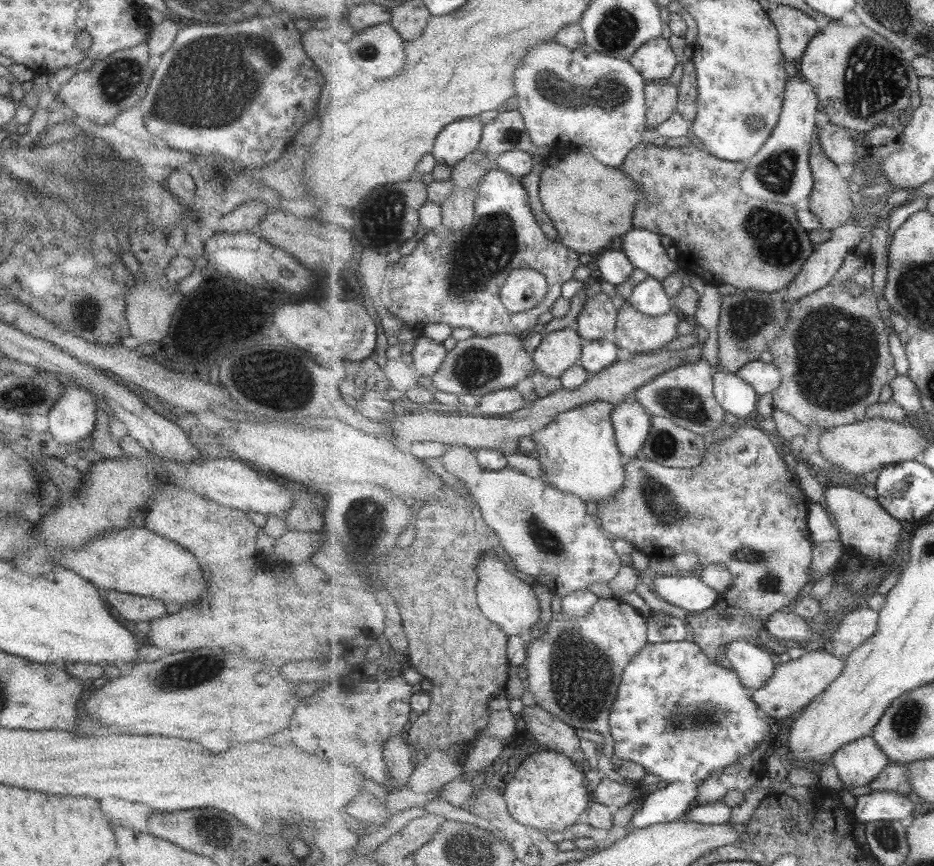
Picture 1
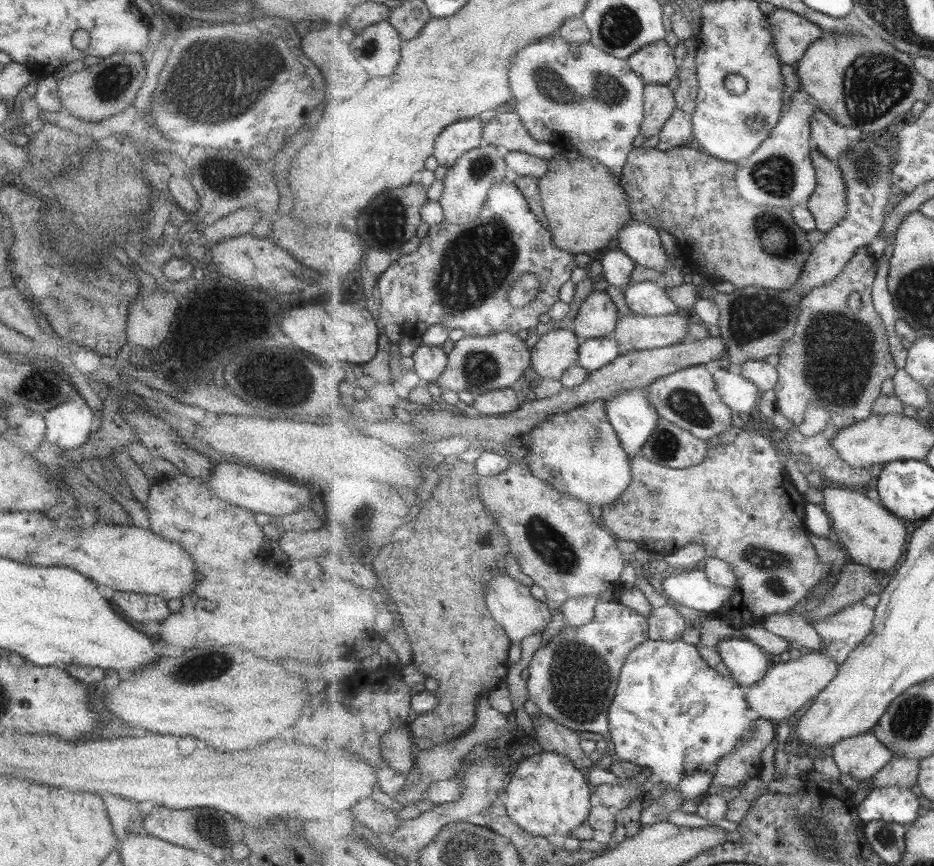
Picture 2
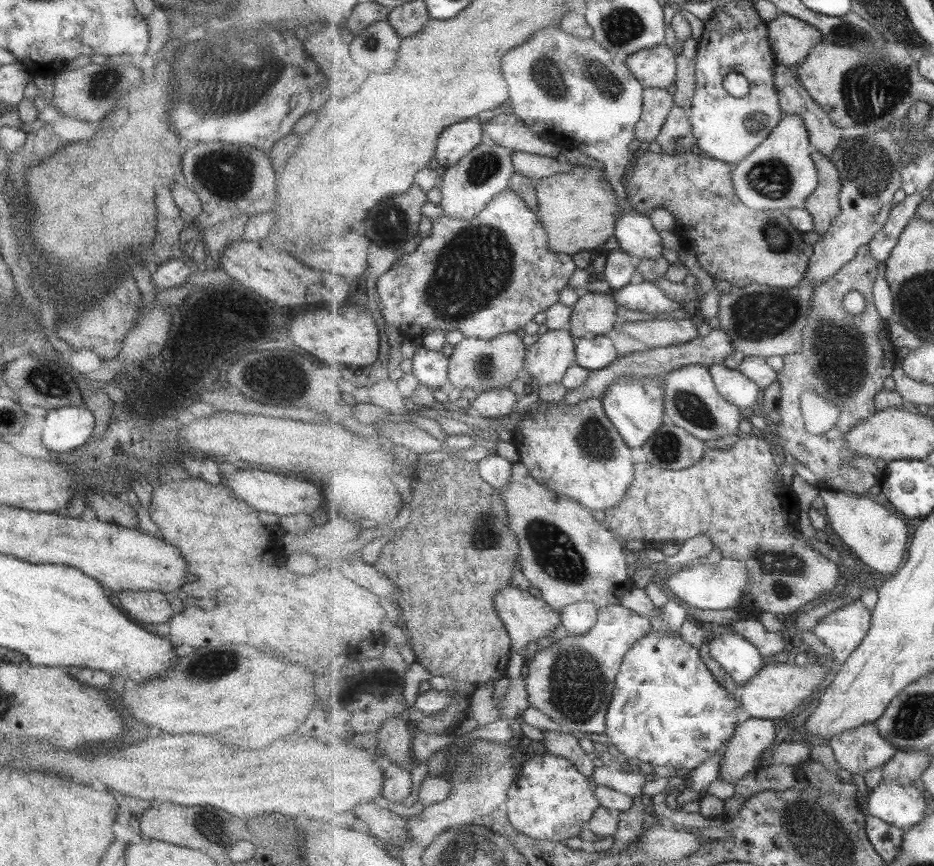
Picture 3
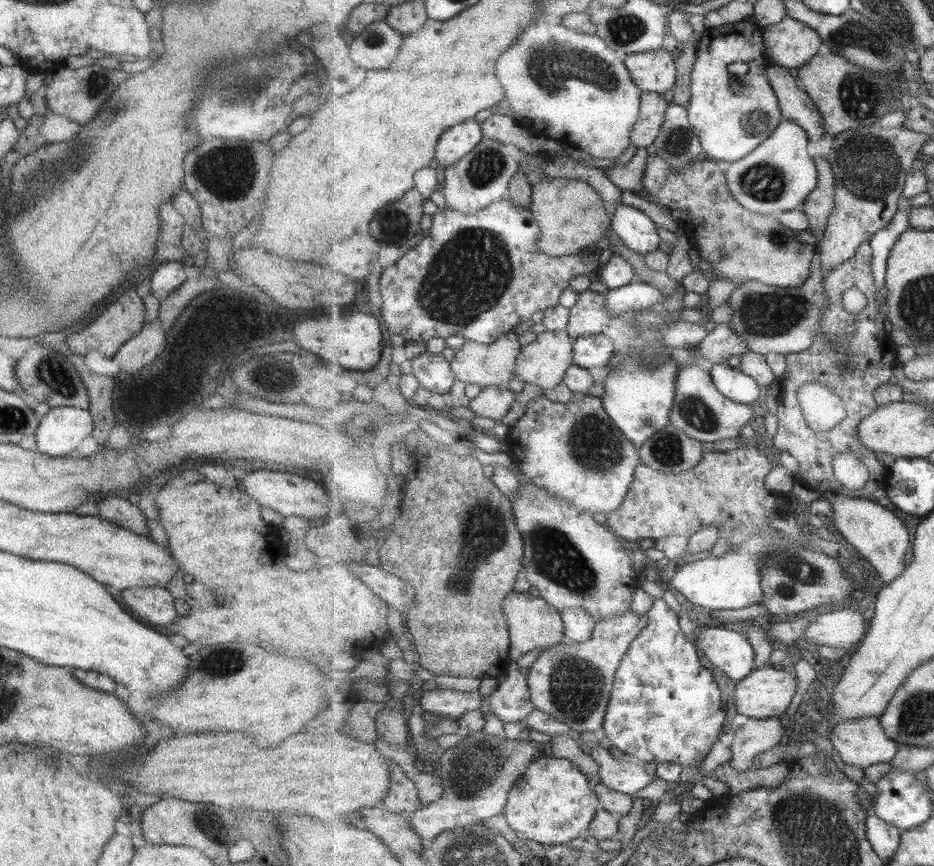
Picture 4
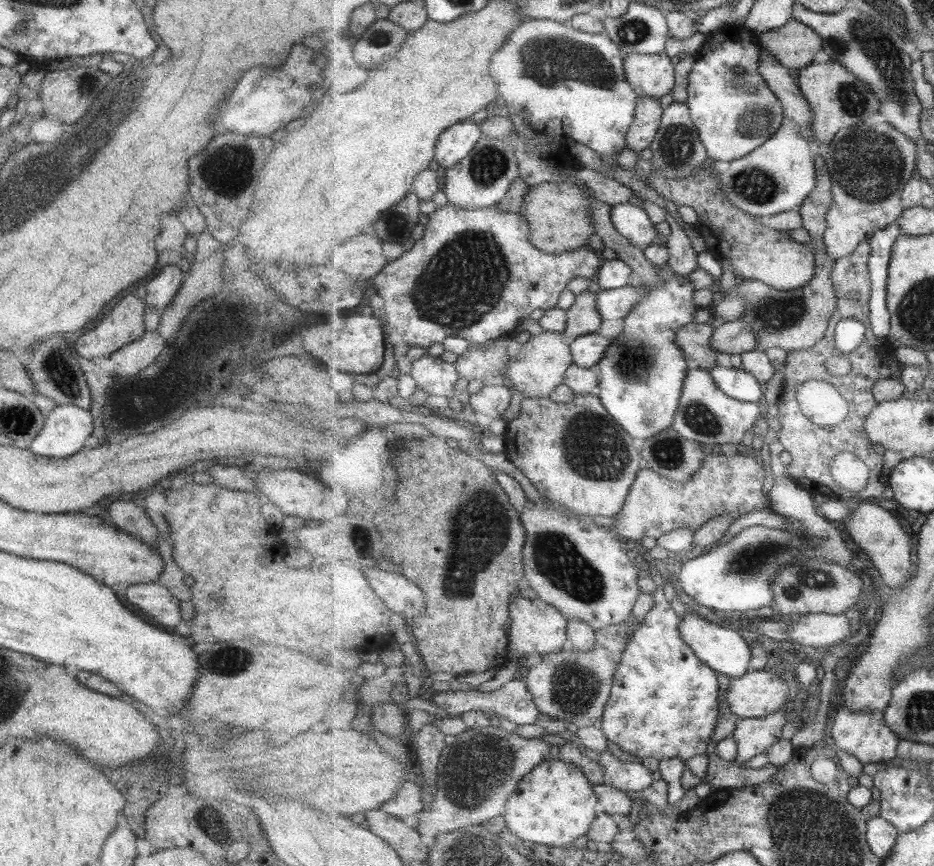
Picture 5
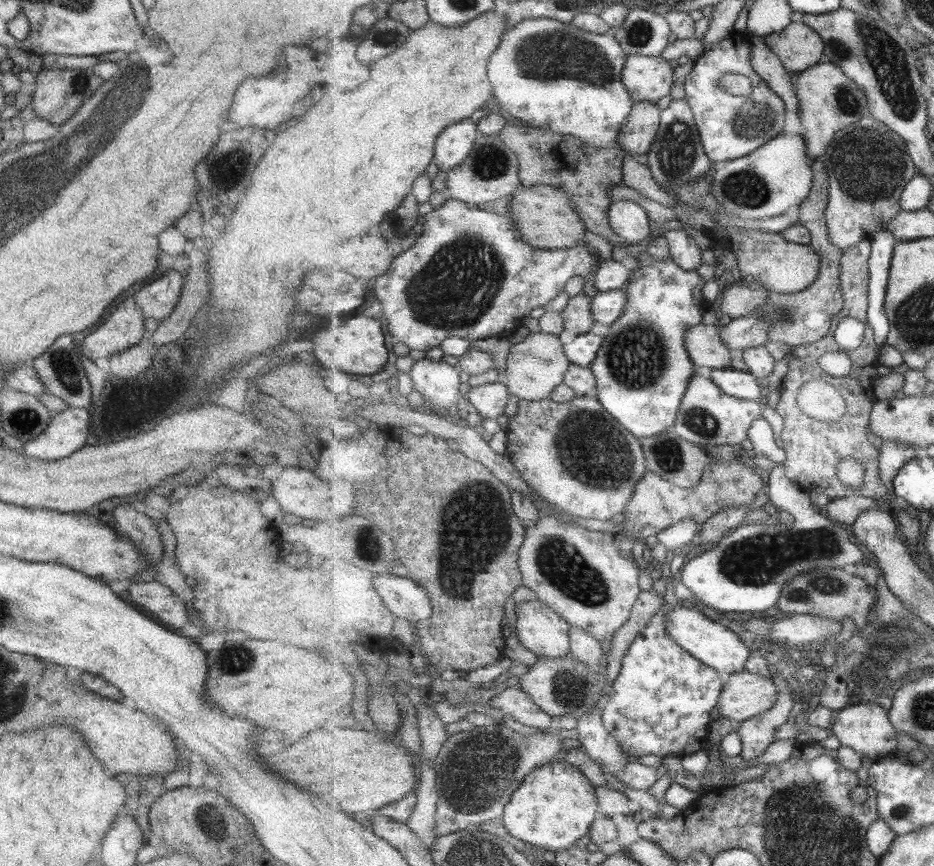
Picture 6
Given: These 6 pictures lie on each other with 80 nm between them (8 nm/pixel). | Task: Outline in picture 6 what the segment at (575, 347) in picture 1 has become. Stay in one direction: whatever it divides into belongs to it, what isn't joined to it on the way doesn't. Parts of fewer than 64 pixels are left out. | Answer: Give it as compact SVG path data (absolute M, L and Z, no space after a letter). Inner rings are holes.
M543 332L530 333L523 341L514 344L509 353L505 378L511 394L526 401L549 399L552 392L564 383L565 373L572 365L559 335Z

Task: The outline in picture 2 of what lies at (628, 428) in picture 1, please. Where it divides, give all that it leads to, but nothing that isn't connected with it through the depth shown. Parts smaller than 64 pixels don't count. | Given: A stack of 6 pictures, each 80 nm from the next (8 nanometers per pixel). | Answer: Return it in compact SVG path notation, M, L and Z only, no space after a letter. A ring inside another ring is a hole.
M648 387L630 388L607 401L610 421L631 459L647 444L660 419L647 393Z

